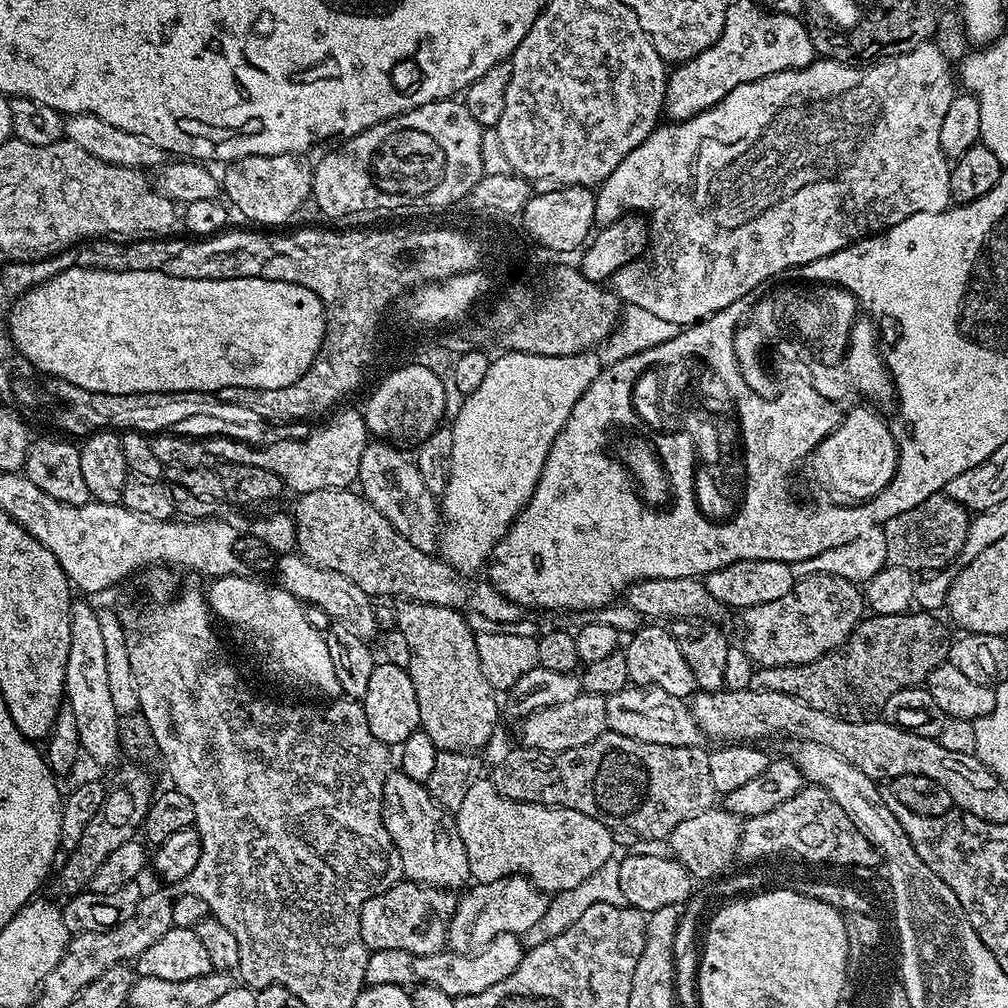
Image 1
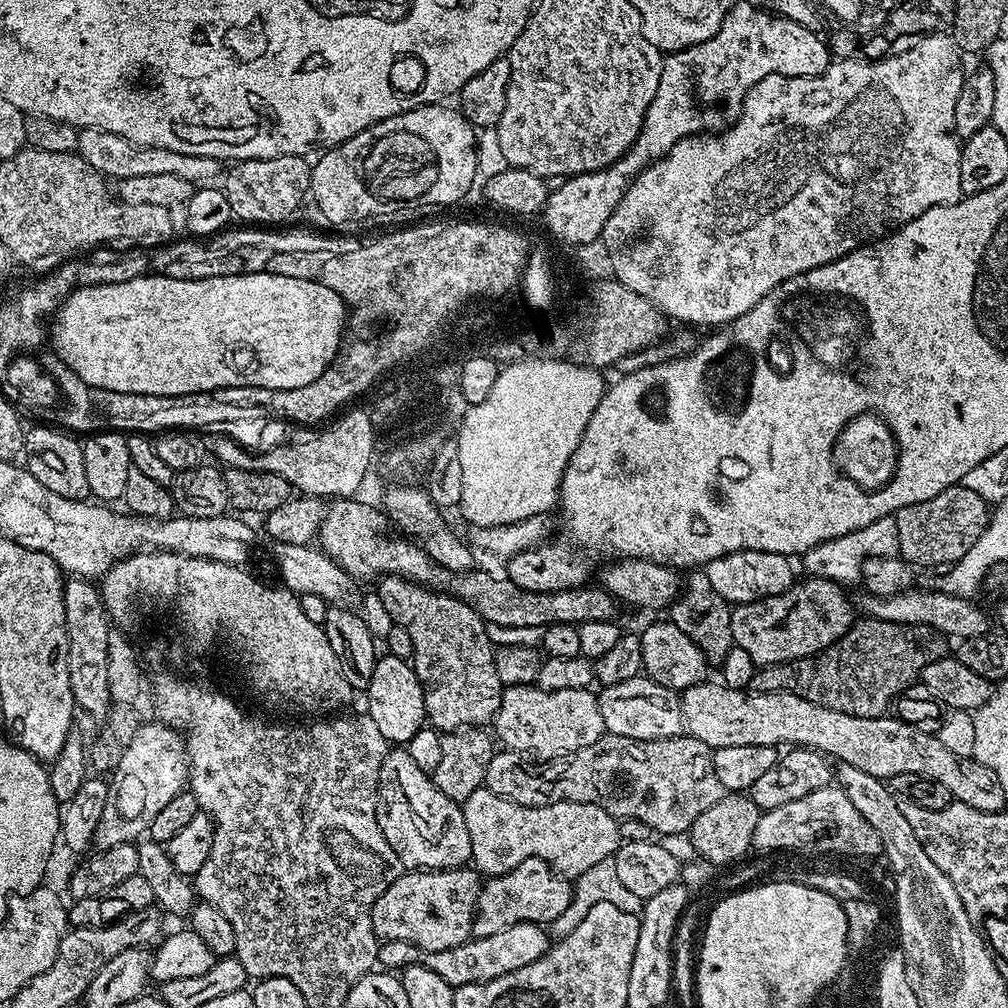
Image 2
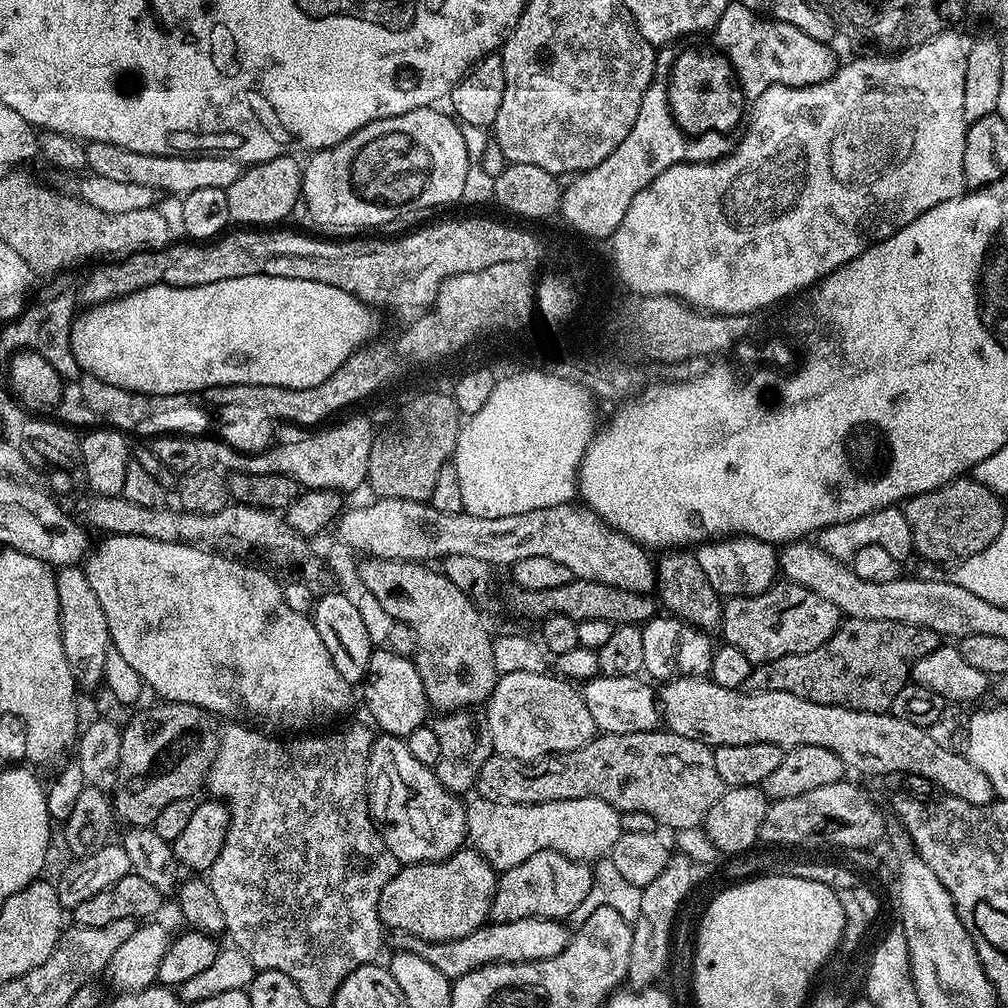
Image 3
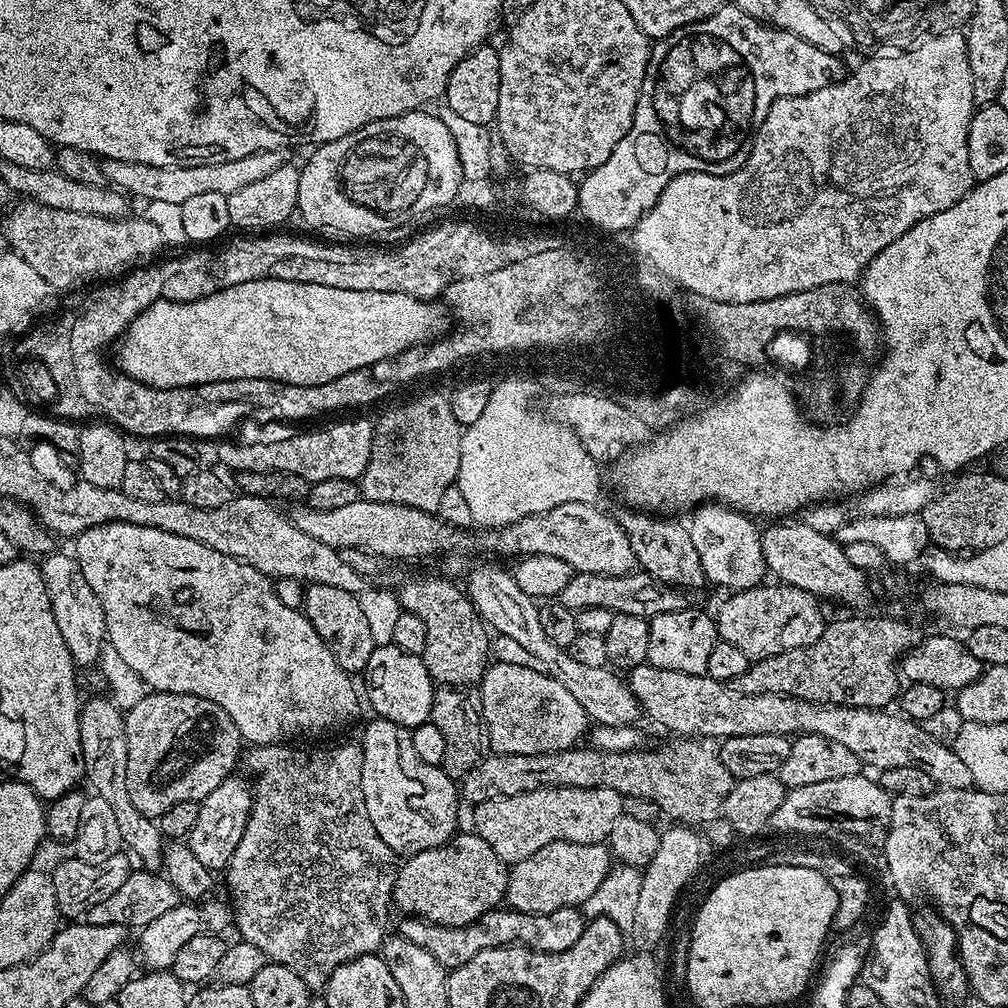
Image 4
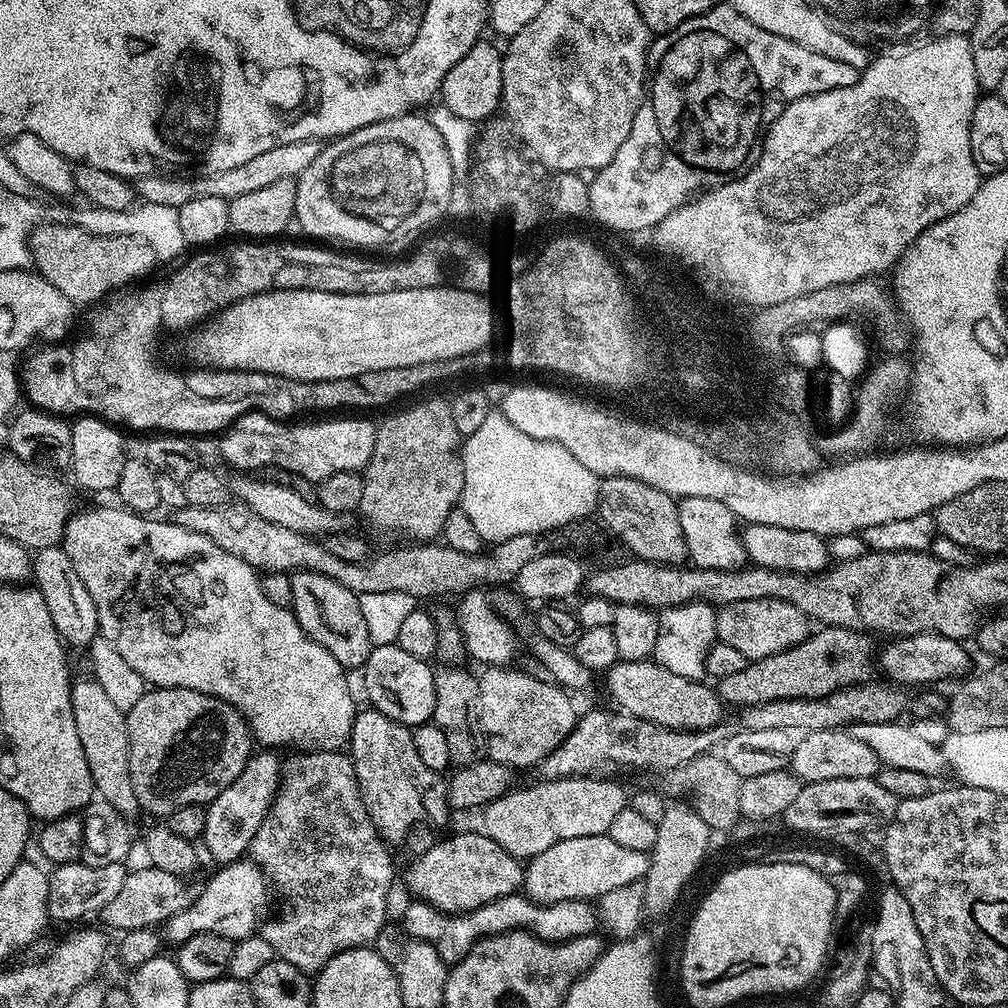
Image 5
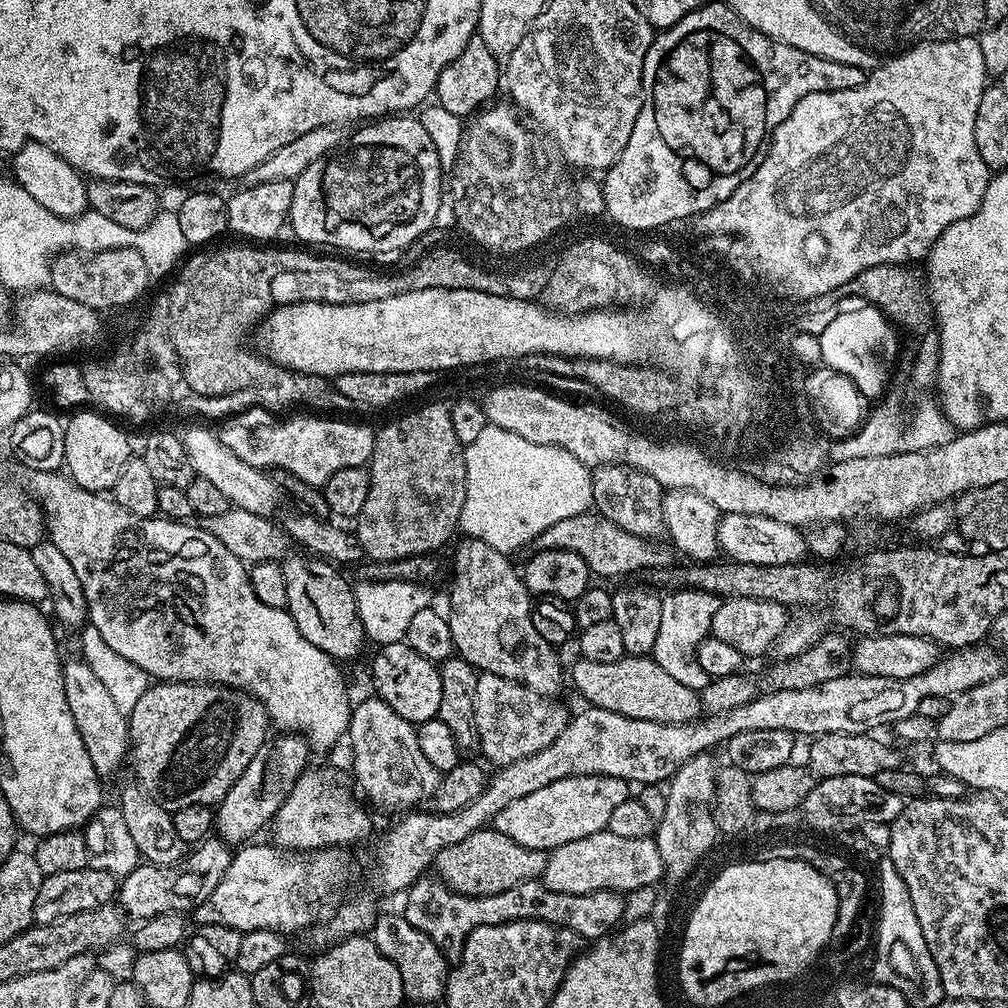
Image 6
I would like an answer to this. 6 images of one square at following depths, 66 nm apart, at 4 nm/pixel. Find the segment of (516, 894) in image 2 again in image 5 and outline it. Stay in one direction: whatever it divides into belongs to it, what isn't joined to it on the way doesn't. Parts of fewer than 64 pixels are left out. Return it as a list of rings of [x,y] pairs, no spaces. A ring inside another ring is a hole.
[[[608,835],[587,836],[586,838],[566,838],[562,842],[554,842],[550,850],[542,850],[542,854],[531,857],[524,869],[523,895],[536,904],[553,904],[567,900],[599,901],[600,897],[610,894],[610,890],[618,890],[618,886],[635,884],[643,881],[648,875],[648,862],[650,856],[647,852],[626,850],[626,846],[618,846]]]

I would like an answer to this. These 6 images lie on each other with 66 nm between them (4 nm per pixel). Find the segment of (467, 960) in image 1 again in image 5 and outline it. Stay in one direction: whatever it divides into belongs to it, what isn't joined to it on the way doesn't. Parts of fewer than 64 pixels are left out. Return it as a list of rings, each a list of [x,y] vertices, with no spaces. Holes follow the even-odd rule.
[[[523,894],[503,896],[486,906],[478,906],[469,912],[443,912],[430,906],[424,900],[413,899],[412,905],[404,912],[402,926],[406,934],[434,946],[446,965],[457,964],[480,940],[487,936],[497,936],[503,932],[527,930],[539,940],[563,942],[593,935],[598,928],[598,912],[587,900],[567,900],[553,904],[536,904]]]

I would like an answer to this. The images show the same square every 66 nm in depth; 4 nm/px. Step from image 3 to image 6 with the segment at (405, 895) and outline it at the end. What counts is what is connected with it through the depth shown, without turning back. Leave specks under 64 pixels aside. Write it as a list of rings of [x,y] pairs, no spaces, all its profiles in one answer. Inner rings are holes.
[[[485,826],[438,853],[434,872],[445,886],[455,892],[464,896],[485,896],[510,890],[510,886],[518,886],[527,880],[541,879],[547,861],[545,849],[518,846],[518,842],[506,838],[506,834],[497,832],[495,827]]]

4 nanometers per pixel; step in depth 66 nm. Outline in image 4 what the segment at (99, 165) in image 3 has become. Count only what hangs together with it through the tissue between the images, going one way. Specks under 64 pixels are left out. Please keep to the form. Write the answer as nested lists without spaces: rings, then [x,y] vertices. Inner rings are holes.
[[[262,150],[254,154],[246,154],[246,158],[234,158],[217,164],[202,164],[199,162],[174,162],[170,166],[148,166],[142,162],[122,162],[121,160],[104,160],[103,170],[107,183],[114,189],[134,198],[137,196],[141,202],[153,200],[154,202],[190,202],[190,198],[198,198],[198,194],[222,194],[229,196],[236,190],[243,190],[254,182],[262,182],[262,178],[270,178],[274,170],[278,170],[282,163],[280,152],[274,150]]]

